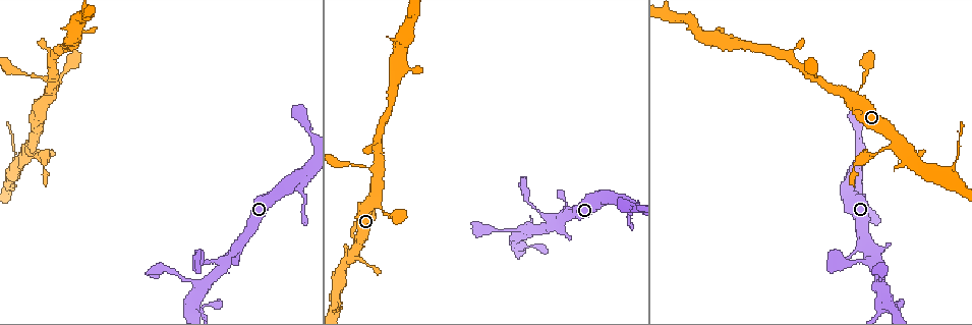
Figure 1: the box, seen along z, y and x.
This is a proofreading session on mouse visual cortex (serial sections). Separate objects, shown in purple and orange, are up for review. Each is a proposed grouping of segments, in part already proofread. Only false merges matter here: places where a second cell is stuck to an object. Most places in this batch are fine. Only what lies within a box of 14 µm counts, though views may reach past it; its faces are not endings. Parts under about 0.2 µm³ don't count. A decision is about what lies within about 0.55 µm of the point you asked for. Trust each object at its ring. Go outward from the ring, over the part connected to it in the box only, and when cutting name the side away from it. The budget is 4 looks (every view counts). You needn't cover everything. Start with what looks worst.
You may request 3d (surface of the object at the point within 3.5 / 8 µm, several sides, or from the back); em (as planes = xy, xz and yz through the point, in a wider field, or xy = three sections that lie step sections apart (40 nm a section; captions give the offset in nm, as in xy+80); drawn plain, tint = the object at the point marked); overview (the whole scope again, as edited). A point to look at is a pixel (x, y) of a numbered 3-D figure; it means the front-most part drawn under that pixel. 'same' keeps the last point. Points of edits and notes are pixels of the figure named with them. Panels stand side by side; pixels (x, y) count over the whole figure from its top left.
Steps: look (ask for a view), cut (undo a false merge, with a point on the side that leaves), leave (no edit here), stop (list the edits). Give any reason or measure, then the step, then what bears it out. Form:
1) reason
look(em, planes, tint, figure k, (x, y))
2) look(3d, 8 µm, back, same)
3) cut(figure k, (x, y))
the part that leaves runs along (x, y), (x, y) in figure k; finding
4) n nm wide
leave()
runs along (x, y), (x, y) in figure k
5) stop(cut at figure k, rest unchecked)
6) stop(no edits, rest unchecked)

arms part here
look(3d, 8 µm, figure 1, (885, 302))

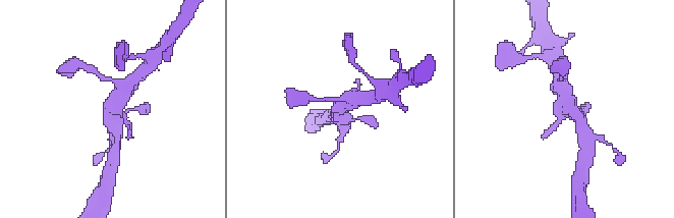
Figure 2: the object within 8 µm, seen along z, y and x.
now the EM
look(em, xy, step 1, tint, figure 2, (340, 108))

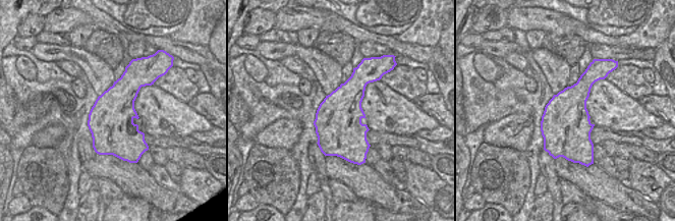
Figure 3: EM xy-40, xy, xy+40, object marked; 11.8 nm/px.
leave()
runs along (561, 84), (581, 114) in figure 2; continuous, no second cell

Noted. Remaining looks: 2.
branch point
look(3d, 8 µm, figure 1, (50, 78))

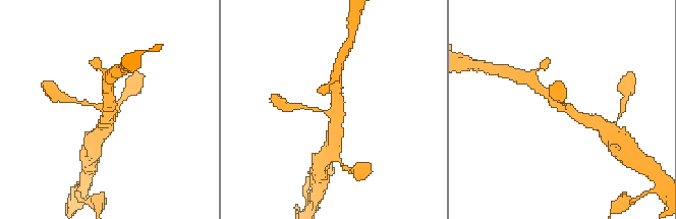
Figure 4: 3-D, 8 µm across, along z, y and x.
3 arms; arms of 150, 300, 400 nm; shape alone is not enough
look(em, planes, tint, figure 4, (105, 110))

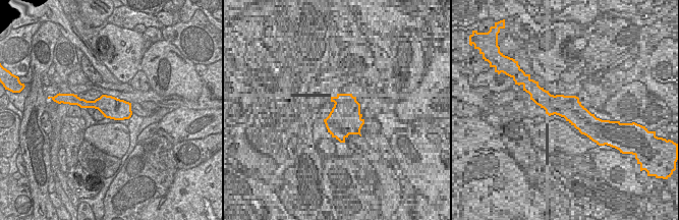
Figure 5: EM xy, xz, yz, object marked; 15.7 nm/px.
leave()
runs along (594, 121), (555, 104), (545, 92) in figure 4; all the same cell

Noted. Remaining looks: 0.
stop(no edits, rest unchecked)

